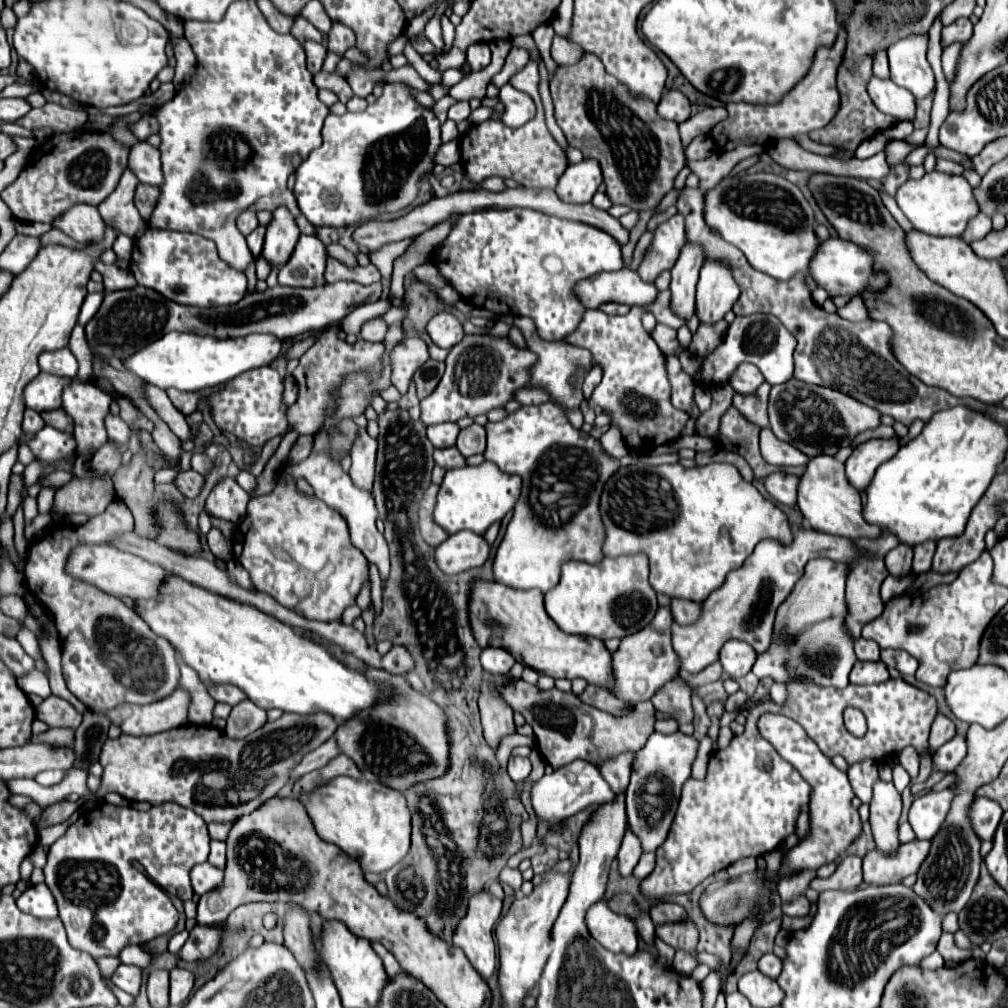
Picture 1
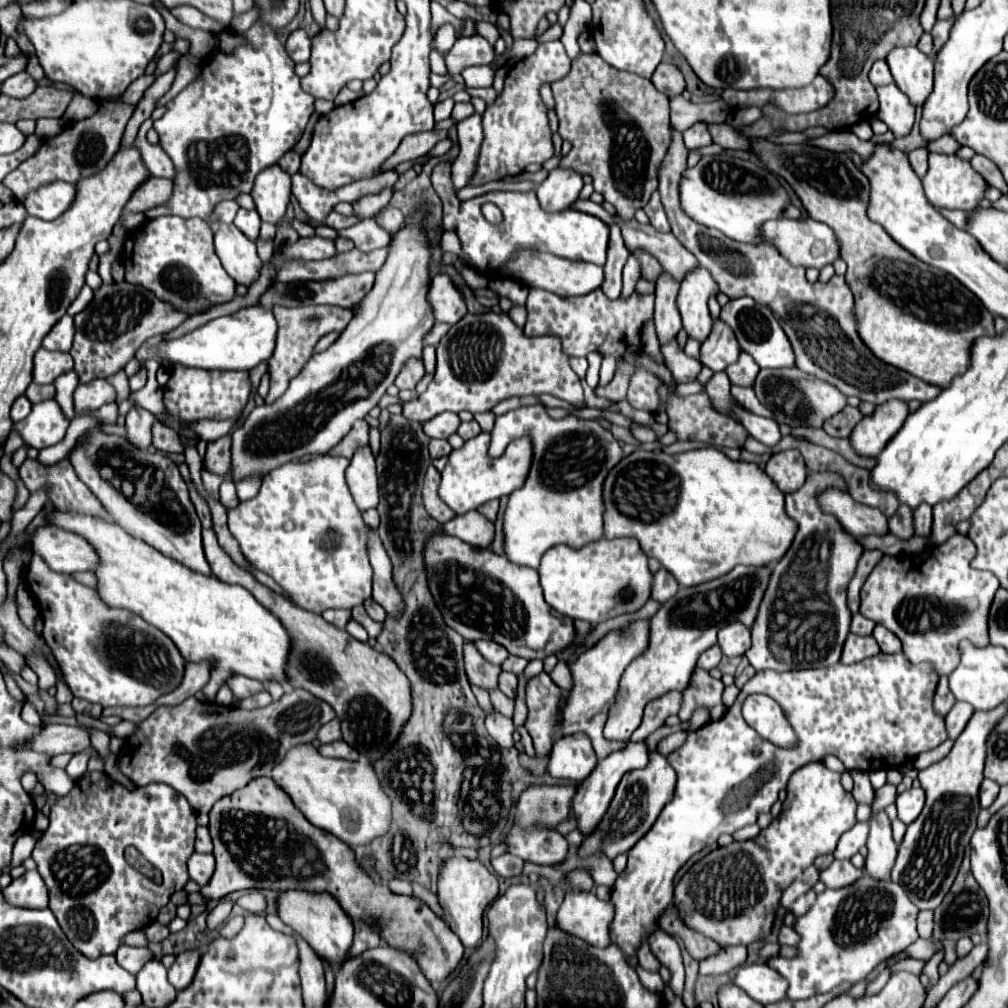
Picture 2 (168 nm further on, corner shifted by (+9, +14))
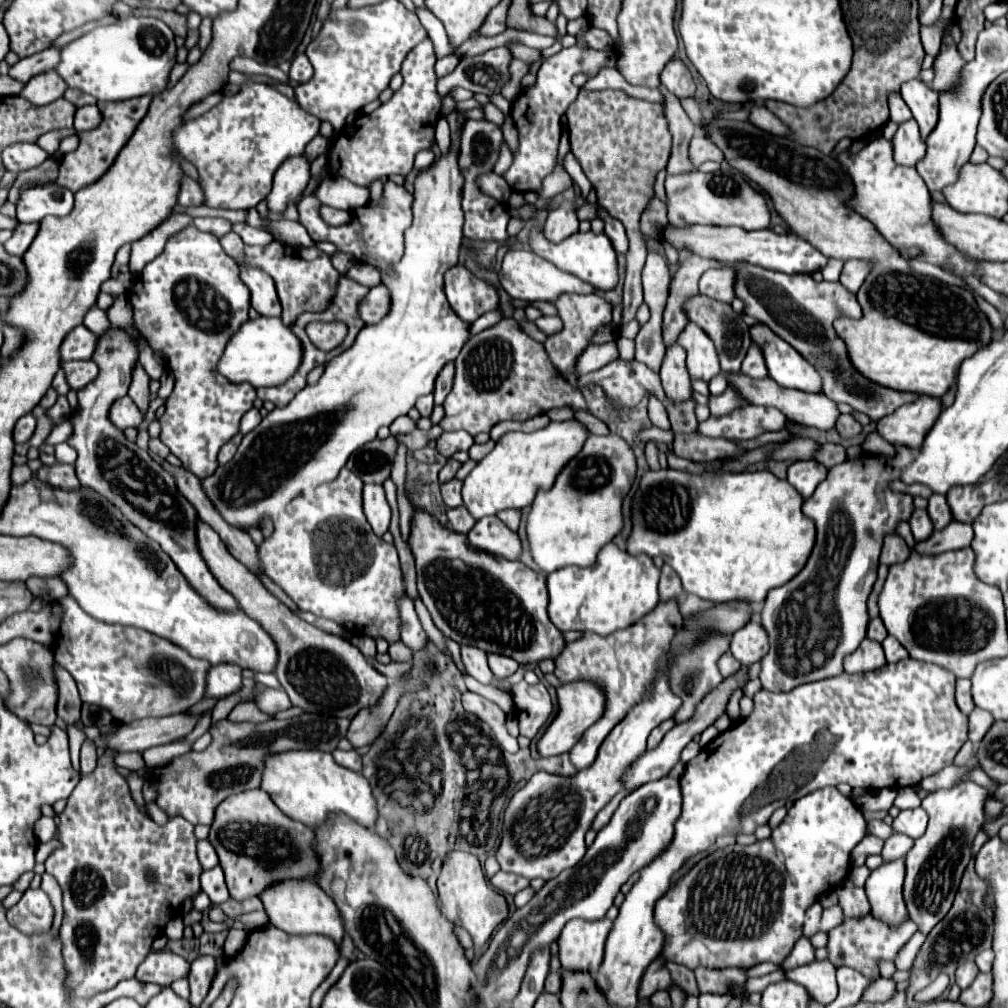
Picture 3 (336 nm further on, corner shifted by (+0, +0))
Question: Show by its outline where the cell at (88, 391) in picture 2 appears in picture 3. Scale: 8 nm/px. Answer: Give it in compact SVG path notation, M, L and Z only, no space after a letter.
M124 396L124 398L116 400L116 402L110 406L108 418L110 418L110 422L112 422L116 428L120 428L120 430L124 430L124 428L128 428L128 426L134 426L134 428L136 428L138 424L142 424L142 414L140 414L140 410L136 408L136 404L130 400L130 396Z

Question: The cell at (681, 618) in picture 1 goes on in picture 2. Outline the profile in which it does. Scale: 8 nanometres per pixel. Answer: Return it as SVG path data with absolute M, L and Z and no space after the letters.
M659 568L659 572L655 574L653 580L653 588L651 588L651 598L655 598L657 602L667 602L669 598L673 598L673 594L679 590L677 580L673 578L673 574L669 574L665 568Z

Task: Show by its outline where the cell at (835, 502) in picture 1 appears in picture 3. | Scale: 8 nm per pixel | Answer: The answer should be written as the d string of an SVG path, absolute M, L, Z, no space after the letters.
M886 534L884 536L884 544L882 544L882 554L880 554L880 562L890 566L896 562L904 562L910 556L910 548L904 542L902 536L898 534Z

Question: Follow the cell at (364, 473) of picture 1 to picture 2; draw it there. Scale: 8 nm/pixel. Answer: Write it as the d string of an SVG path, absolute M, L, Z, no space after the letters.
M369 448L357 450L353 456L347 472L345 472L347 486L353 494L353 500L361 512L369 508L377 508L379 504L379 482L375 472L375 458Z

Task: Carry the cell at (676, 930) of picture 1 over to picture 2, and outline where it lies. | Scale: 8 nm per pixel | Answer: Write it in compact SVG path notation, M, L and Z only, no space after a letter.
M657 930L649 938L649 948L657 956L657 960L669 968L671 972L671 988L677 996L681 996L683 990L683 980L685 980L685 970L683 970L683 960L681 960L681 950L677 942L667 934Z

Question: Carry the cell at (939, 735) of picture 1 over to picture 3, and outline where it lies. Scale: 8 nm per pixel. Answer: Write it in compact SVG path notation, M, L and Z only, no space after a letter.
M956 680L956 704L964 714L974 710L974 702L970 696L970 680Z

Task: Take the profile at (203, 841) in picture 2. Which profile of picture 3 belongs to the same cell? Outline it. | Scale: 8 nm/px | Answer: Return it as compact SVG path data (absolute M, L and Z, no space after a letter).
M208 840L198 842L198 860L200 860L204 870L210 870L210 868L218 866L218 856L216 856L216 852L214 852L214 848Z

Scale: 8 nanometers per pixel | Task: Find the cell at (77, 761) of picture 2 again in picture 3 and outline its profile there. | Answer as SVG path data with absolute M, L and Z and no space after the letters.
M86 740L86 742L82 744L82 752L80 752L80 772L82 772L82 774L90 774L90 772L94 772L96 764L98 764L96 750L94 750L94 746Z

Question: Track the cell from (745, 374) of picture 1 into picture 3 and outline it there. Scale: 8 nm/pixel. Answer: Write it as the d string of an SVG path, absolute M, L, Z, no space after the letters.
M698 294L698 296L694 296L686 302L686 312L688 312L688 318L692 322L696 322L714 340L722 372L740 372L740 364L742 364L742 360L744 360L744 356L746 356L752 342L750 342L748 326L742 322L740 316L736 316L732 312L732 306Z

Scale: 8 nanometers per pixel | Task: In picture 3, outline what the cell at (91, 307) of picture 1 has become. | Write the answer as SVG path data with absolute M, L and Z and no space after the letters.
M92 306L92 308L88 310L88 314L84 316L84 322L82 322L82 324L84 324L90 332L94 332L96 336L104 334L104 332L110 328L110 320L108 320L106 312L100 310L98 306Z

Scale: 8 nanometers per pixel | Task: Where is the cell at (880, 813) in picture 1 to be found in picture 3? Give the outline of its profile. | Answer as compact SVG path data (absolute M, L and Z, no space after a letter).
M904 858L884 862L872 870L866 880L866 894L876 918L886 920L890 926L900 924L906 918L906 904L902 900L904 882Z

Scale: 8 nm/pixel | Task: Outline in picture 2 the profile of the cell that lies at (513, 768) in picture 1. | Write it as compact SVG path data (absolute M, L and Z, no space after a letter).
M491 710L485 716L485 728L497 740L499 746L503 746L503 748L513 746L513 730L515 730L515 726L513 726L513 720L511 718L503 716L501 712Z

